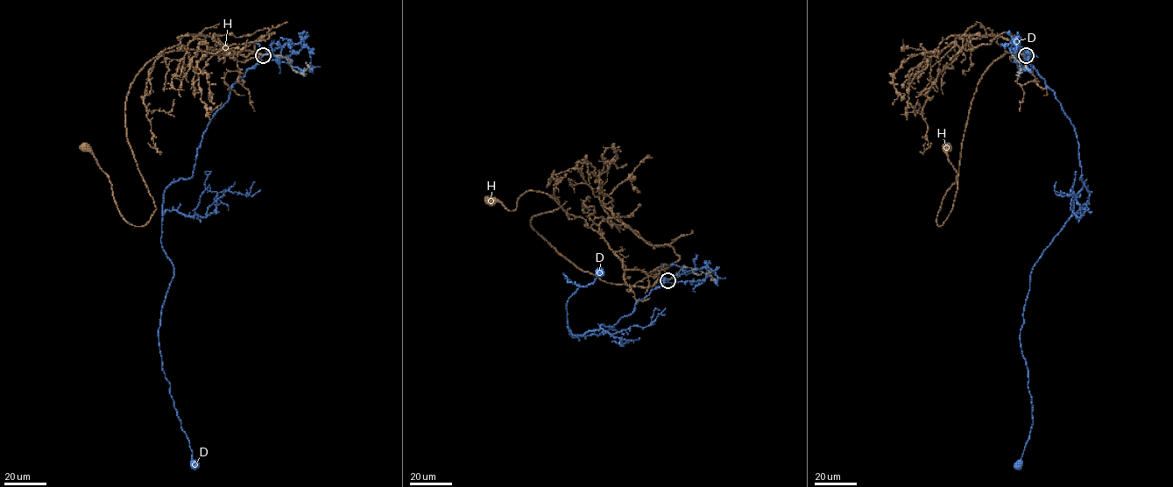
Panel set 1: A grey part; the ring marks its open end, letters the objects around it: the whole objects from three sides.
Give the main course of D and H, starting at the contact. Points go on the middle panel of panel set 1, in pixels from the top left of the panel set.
D: (669, 279), (605, 333), (572, 336), (566, 305), (578, 285), (563, 274), (585, 287), (600, 271)
H: (667, 280), (626, 285), (578, 269), (530, 225), (561, 206), (549, 195), (528, 190), (514, 210), (491, 201)

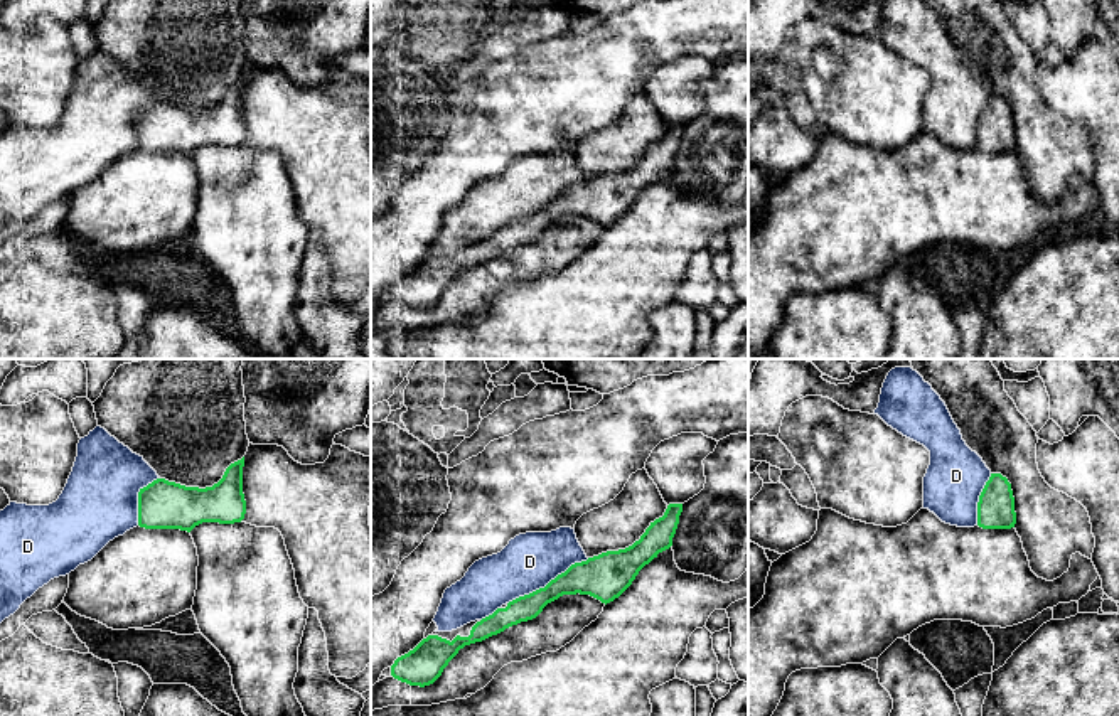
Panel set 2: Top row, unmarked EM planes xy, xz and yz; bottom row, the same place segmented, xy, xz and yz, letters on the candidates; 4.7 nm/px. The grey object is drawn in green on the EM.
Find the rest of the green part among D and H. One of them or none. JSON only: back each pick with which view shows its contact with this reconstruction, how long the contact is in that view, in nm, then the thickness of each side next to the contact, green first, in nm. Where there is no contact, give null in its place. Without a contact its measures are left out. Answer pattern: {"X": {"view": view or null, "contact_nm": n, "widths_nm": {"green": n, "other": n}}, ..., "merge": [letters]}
{"merge": []}

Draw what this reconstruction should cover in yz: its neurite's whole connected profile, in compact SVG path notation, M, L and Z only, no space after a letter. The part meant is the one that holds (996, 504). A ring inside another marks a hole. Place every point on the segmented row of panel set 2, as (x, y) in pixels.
M991 473L977 502L977 526L982 529L1011 529L1016 524L1011 484L1001 473Z

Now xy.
M244 457L231 463L212 487L185 487L157 478L138 492L138 526L190 532L202 522L234 524L246 514Z

